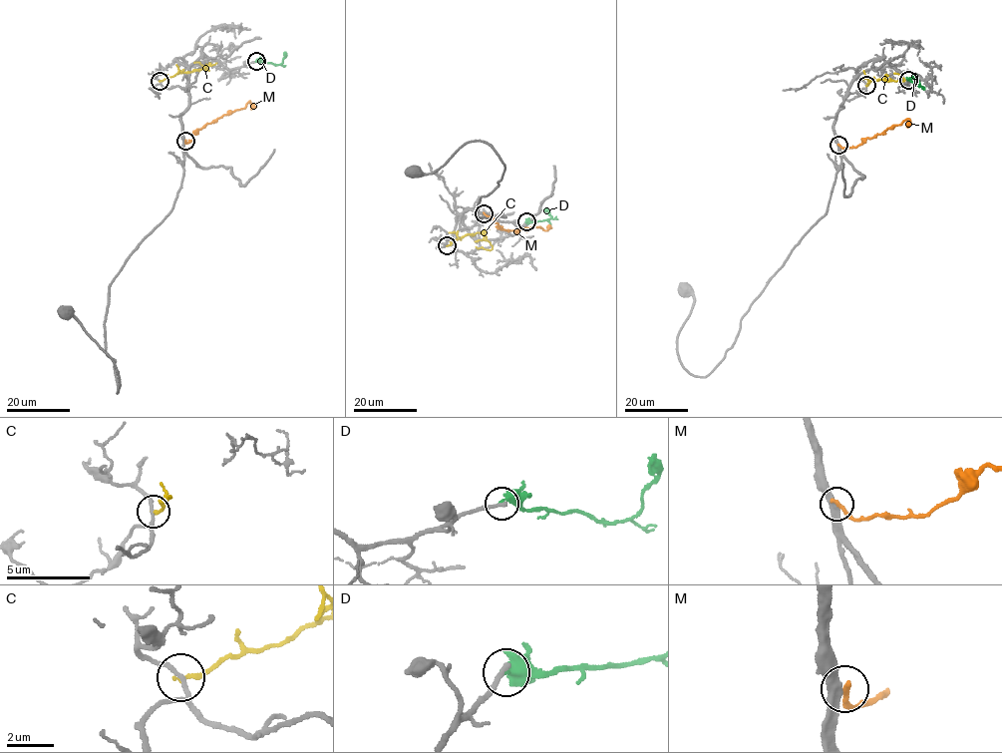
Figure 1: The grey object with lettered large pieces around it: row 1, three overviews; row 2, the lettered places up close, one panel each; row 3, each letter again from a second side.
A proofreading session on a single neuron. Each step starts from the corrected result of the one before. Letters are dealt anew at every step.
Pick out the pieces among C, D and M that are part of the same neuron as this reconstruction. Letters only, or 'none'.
none

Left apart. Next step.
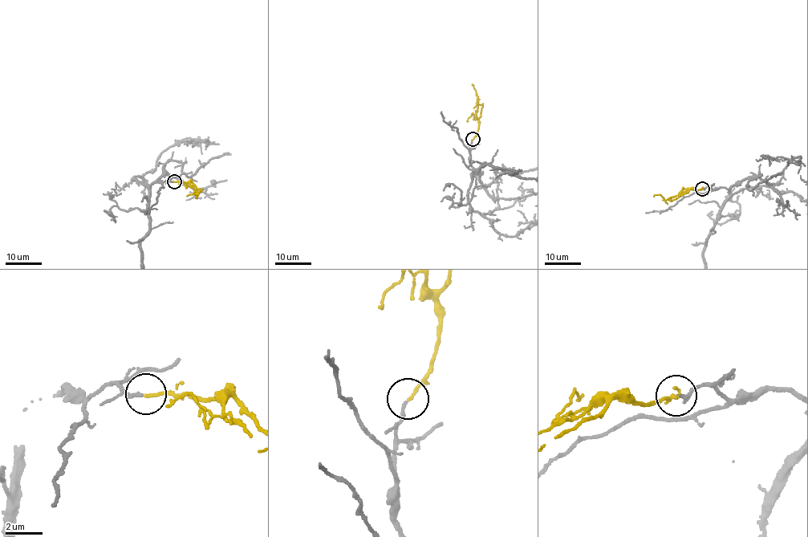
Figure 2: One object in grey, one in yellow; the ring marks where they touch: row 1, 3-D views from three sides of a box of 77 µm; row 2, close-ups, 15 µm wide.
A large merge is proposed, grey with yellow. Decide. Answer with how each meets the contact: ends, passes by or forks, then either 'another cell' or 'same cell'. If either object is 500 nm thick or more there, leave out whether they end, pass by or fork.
grey ends; yellow ends; same cell

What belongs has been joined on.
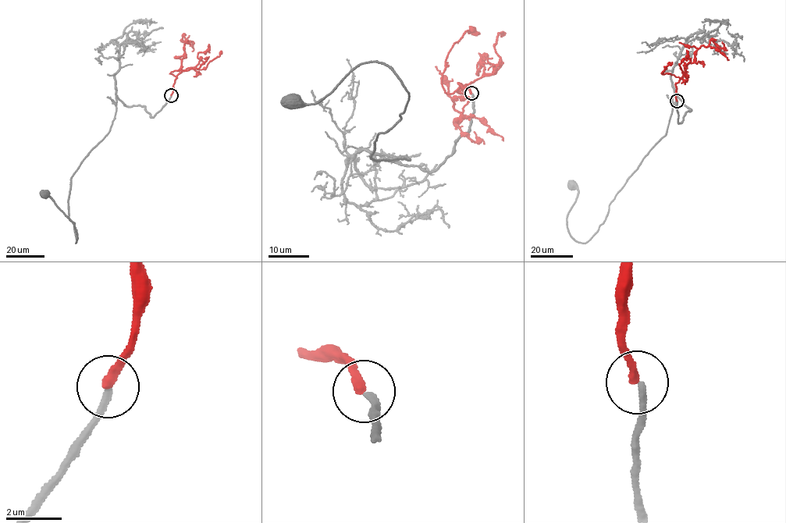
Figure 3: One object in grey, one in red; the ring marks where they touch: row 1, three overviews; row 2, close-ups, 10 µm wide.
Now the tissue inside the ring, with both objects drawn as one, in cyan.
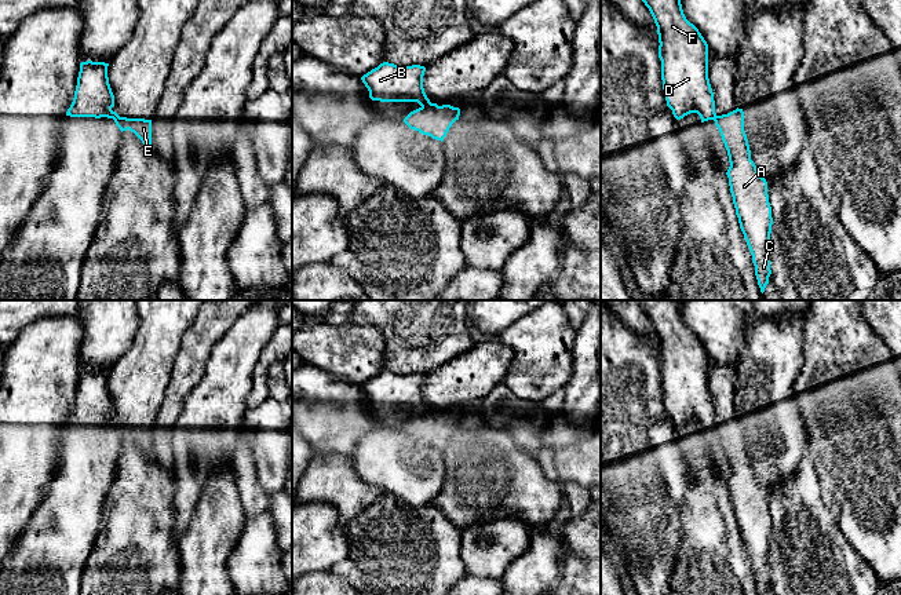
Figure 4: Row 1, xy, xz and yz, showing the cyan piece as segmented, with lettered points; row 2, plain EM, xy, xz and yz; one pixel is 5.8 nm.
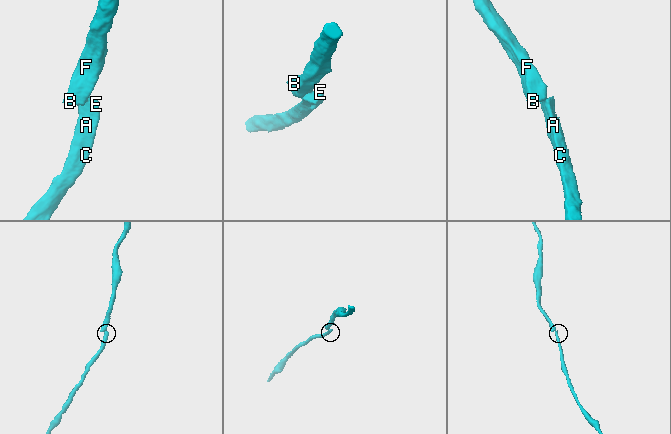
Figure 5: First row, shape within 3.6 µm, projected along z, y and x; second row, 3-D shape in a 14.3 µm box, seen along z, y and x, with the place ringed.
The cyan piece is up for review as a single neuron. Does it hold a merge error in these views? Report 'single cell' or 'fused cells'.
fused cells

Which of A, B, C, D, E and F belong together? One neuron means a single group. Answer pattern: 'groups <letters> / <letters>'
groups A C E / B D F

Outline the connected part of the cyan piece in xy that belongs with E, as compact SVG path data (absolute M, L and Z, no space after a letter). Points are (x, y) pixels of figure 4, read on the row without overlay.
M120 424L113 428L121 441L130 438L143 453L152 455L152 428L127 427Z

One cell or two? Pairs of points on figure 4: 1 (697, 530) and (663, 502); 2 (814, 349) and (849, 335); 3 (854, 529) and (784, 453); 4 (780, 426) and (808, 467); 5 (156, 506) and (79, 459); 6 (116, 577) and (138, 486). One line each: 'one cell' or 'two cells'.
1: two cells
2: one cell
3: two cells
4: two cells
5: two cells
6: one cell

